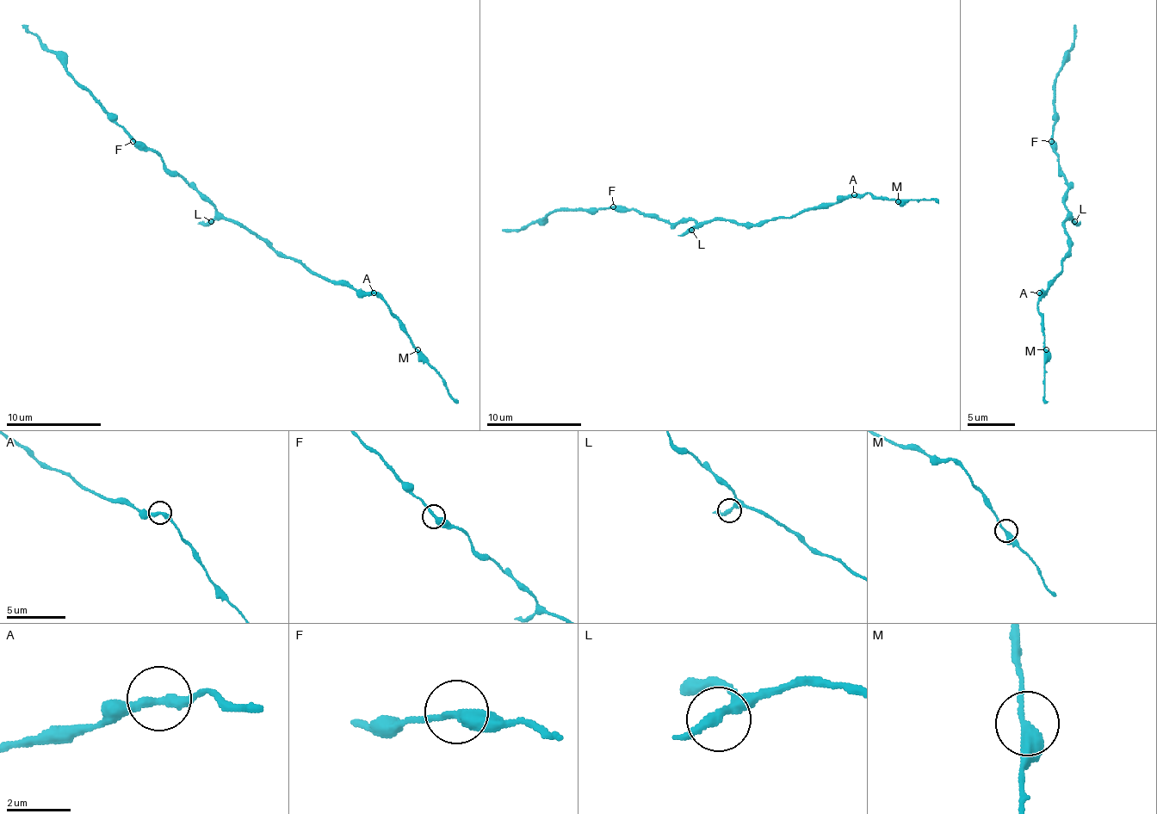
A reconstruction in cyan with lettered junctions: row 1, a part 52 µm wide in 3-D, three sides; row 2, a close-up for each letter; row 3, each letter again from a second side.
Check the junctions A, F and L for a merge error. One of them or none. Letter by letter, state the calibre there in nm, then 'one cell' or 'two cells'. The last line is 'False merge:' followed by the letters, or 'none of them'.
A: 320 nm | one cell
F: 320 nm | one cell
L: 320 nm | one cell
False merge: none of them

